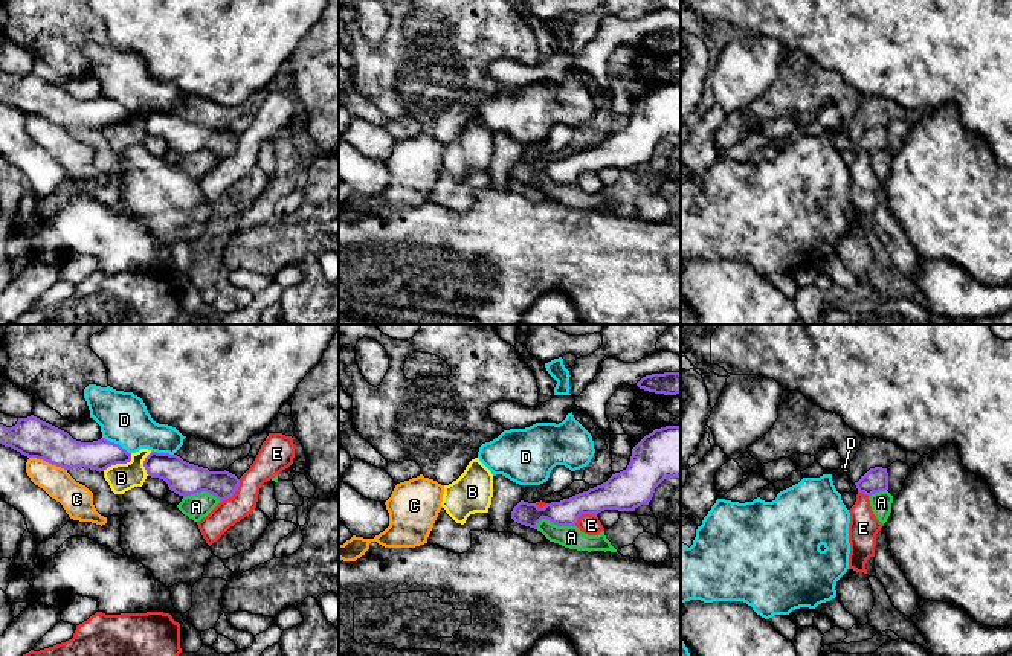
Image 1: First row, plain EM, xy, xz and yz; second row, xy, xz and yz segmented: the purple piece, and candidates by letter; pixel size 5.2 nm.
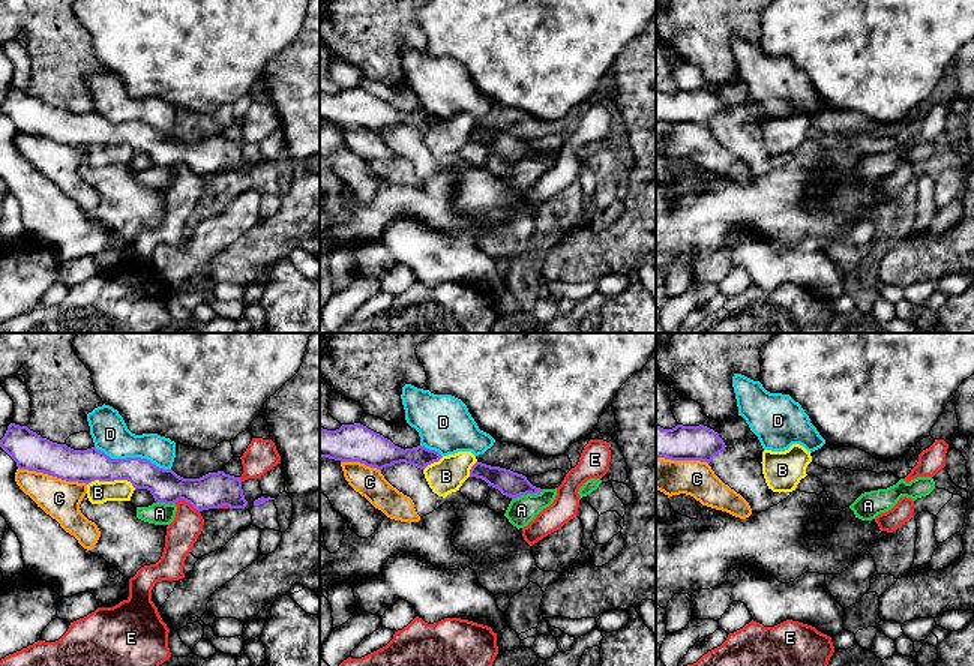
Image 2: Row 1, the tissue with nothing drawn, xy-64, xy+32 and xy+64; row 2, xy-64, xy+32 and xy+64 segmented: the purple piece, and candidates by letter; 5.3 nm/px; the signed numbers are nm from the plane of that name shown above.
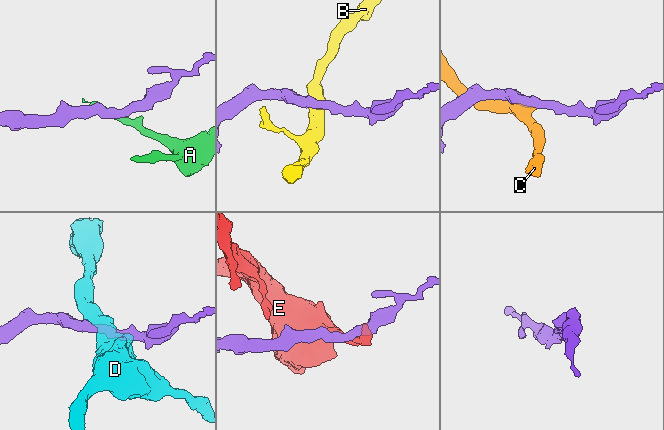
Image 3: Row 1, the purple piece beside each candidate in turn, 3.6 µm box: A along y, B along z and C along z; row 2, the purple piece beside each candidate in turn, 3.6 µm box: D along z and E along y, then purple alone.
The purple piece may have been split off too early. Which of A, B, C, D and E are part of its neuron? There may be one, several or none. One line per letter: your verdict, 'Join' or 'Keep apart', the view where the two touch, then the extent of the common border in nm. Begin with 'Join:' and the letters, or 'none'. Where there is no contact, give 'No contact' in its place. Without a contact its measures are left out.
Join: none
A: Keep apart. Touches purple in xz. Shared border 200 nm
B: Keep apart. Touches purple in xy. Shared border 180 nm
C: Keep apart. Touches purple in xy. Shared border 220 nm
D: Keep apart. Touches purple in xy. Shared border 180 nm
E: Keep apart. Touches purple in xy. Shared border 170 nm

